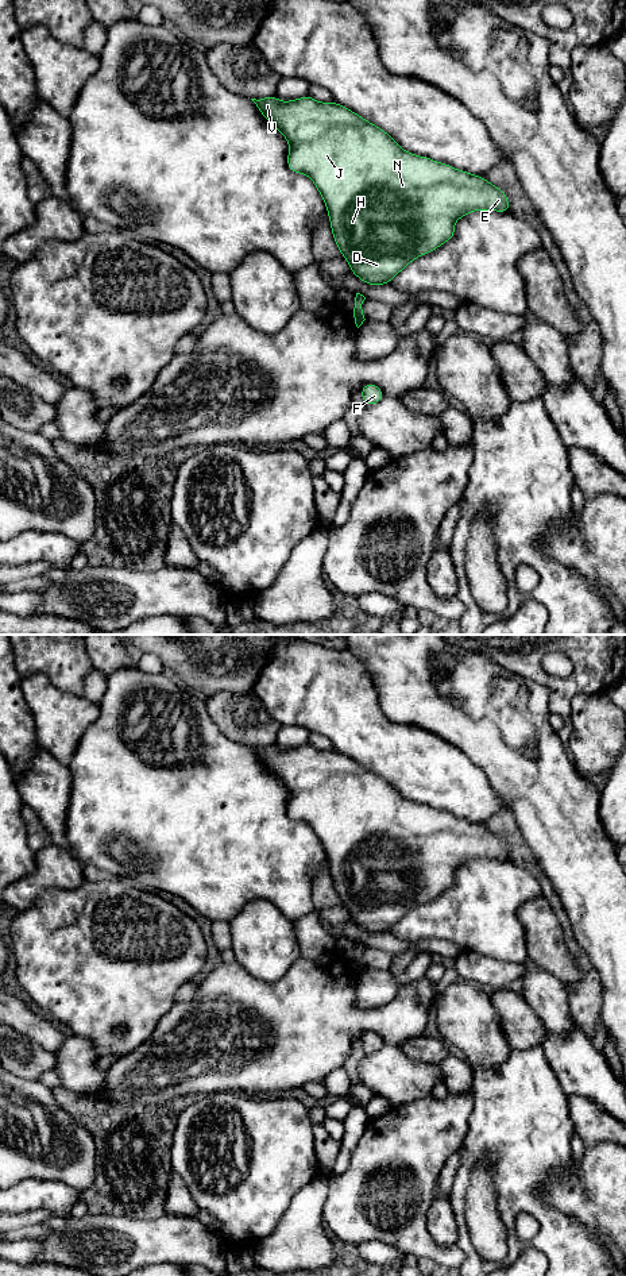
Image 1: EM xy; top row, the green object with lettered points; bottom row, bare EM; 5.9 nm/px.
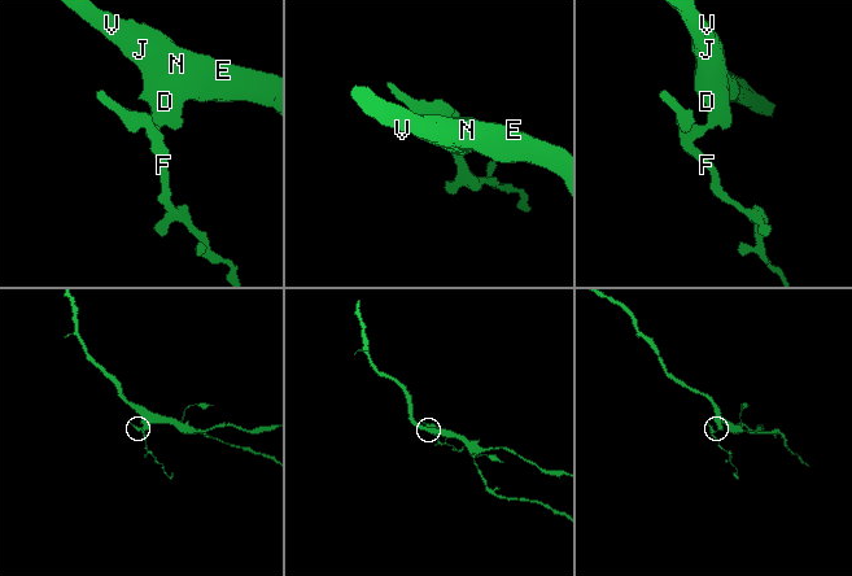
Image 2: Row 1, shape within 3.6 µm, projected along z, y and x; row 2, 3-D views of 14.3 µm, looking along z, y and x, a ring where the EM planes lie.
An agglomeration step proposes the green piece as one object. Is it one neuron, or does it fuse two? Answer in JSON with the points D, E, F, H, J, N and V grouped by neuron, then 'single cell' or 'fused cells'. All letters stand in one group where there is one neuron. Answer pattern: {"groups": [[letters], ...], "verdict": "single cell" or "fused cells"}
{"groups": [["D", "E", "H", "J", "N", "V"], ["F"]], "verdict": "fused cells"}

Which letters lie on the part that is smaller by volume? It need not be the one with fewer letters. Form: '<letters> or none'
F

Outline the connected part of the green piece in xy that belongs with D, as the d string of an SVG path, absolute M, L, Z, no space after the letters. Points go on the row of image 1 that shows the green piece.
M309 95L290 101L279 101L277 96L264 99L251 99L262 115L289 140L289 157L287 167L294 173L302 173L312 178L320 194L322 196L328 216L331 220L331 228L335 242L344 255L344 259L351 265L351 271L368 285L385 285L390 284L391 278L401 273L413 259L436 250L443 243L451 240L455 235L455 223L457 219L472 211L498 211L511 212L509 200L505 192L495 185L486 181L484 177L479 177L463 170L457 170L449 165L436 162L426 157L413 155L405 151L386 131L378 128L375 124L360 117L351 109L339 105L335 101L318 103Z

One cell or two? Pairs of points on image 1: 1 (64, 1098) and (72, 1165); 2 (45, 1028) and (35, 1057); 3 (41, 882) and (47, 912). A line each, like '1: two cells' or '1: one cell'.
1: two cells
2: two cells
3: two cells

